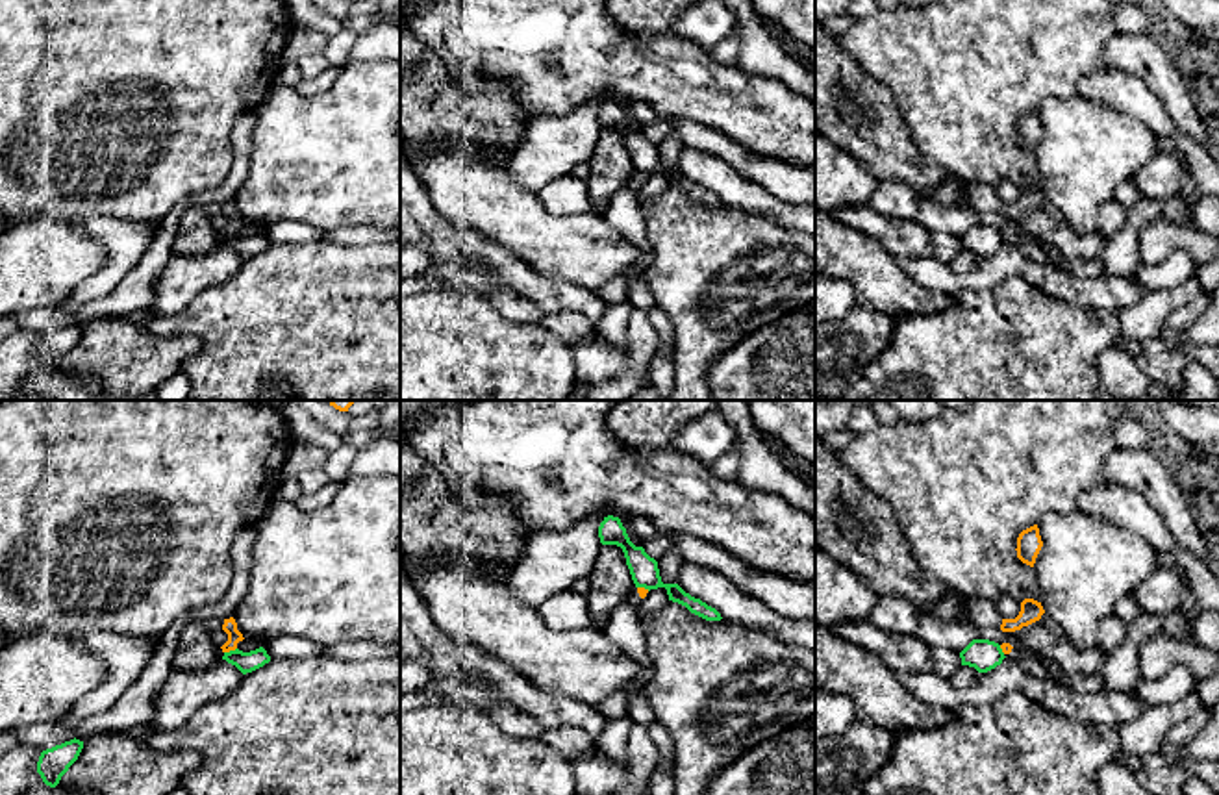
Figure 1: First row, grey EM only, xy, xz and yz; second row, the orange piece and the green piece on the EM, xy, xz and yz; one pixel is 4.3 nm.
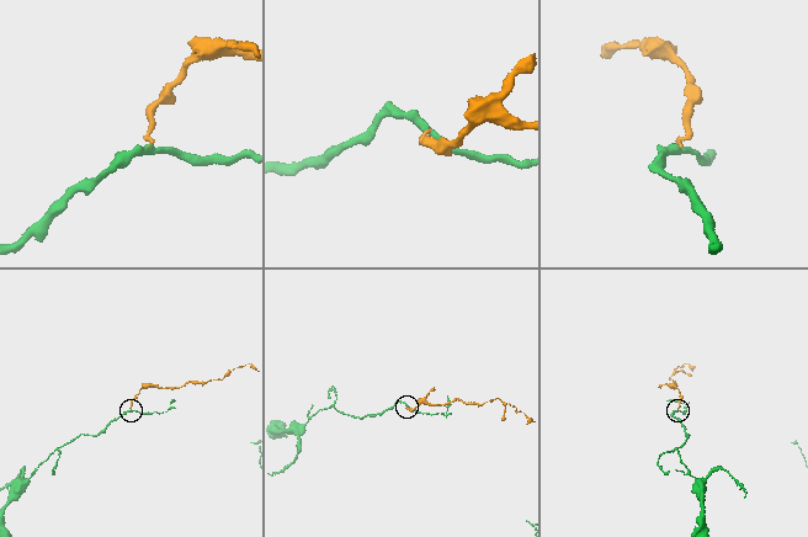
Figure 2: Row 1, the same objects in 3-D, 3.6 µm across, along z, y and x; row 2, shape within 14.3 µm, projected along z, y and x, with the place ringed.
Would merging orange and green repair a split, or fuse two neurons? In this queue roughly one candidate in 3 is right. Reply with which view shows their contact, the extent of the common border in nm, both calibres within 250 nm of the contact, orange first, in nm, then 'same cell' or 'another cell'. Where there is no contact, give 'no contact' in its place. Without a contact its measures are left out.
meets orange in xy; contact 60 nm long; 60 nm thick on the orange side, 90 nm on the other; another cell

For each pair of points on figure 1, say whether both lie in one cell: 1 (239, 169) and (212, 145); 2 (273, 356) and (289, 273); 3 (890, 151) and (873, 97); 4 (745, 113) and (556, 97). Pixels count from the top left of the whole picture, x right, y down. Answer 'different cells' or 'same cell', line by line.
1: different cells
2: same cell
3: same cell
4: same cell

